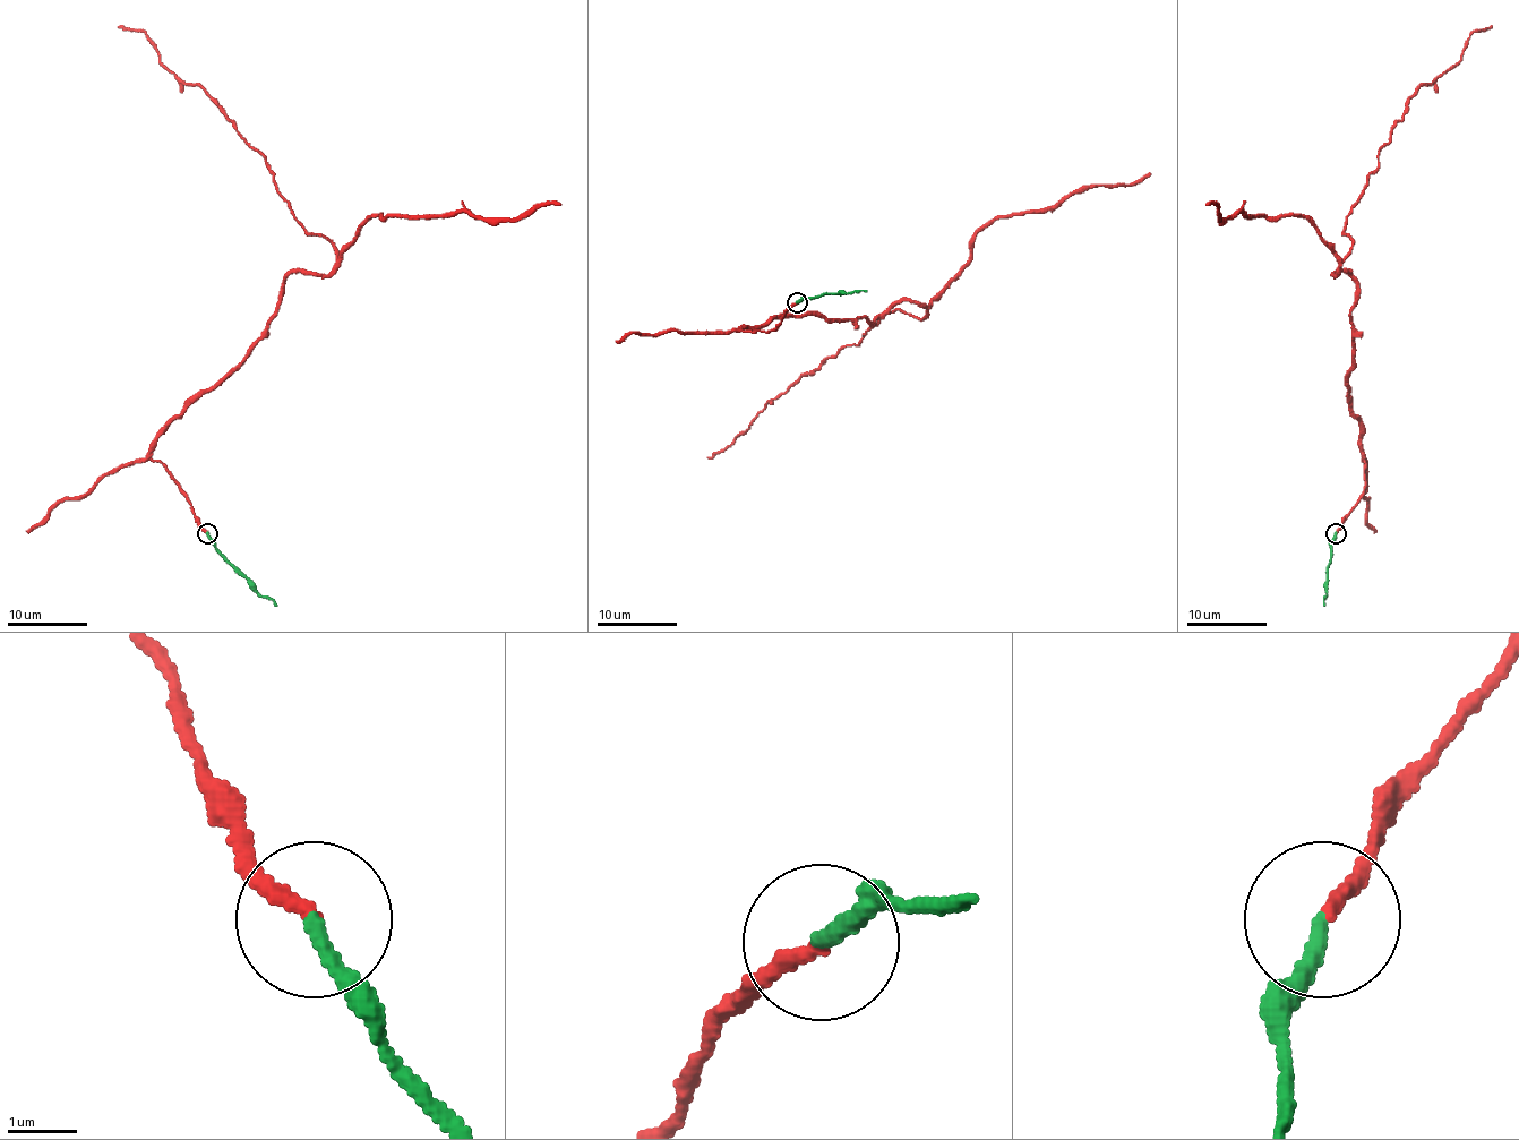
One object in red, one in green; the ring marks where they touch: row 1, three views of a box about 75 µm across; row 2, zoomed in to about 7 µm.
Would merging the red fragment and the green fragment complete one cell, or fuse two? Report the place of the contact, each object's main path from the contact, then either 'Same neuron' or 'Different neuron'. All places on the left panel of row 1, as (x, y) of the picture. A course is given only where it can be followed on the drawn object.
Place: (207, 533). Course of red: (207, 531), (153, 440), (232, 370), (292, 272), (336, 257), (214, 101), (117, 26). Course of green: (207, 533), (214, 547), (276, 606). Same neuron

